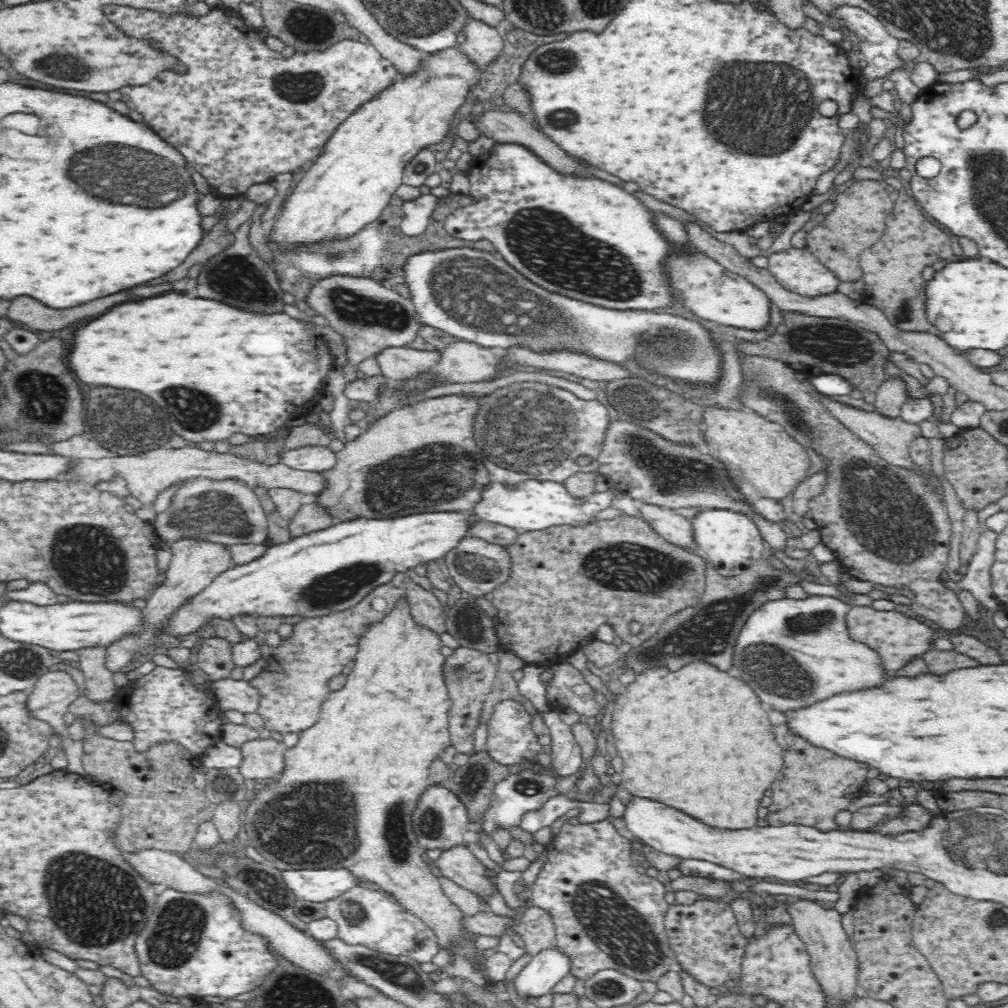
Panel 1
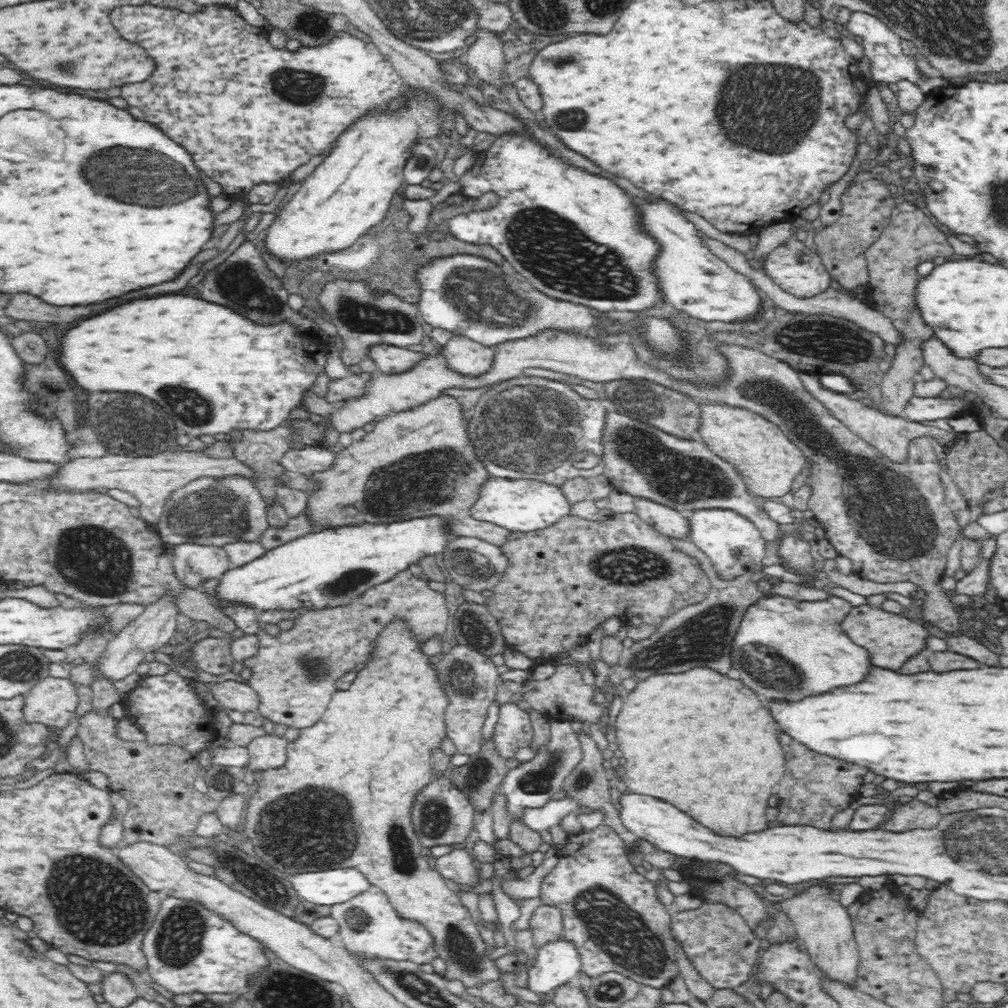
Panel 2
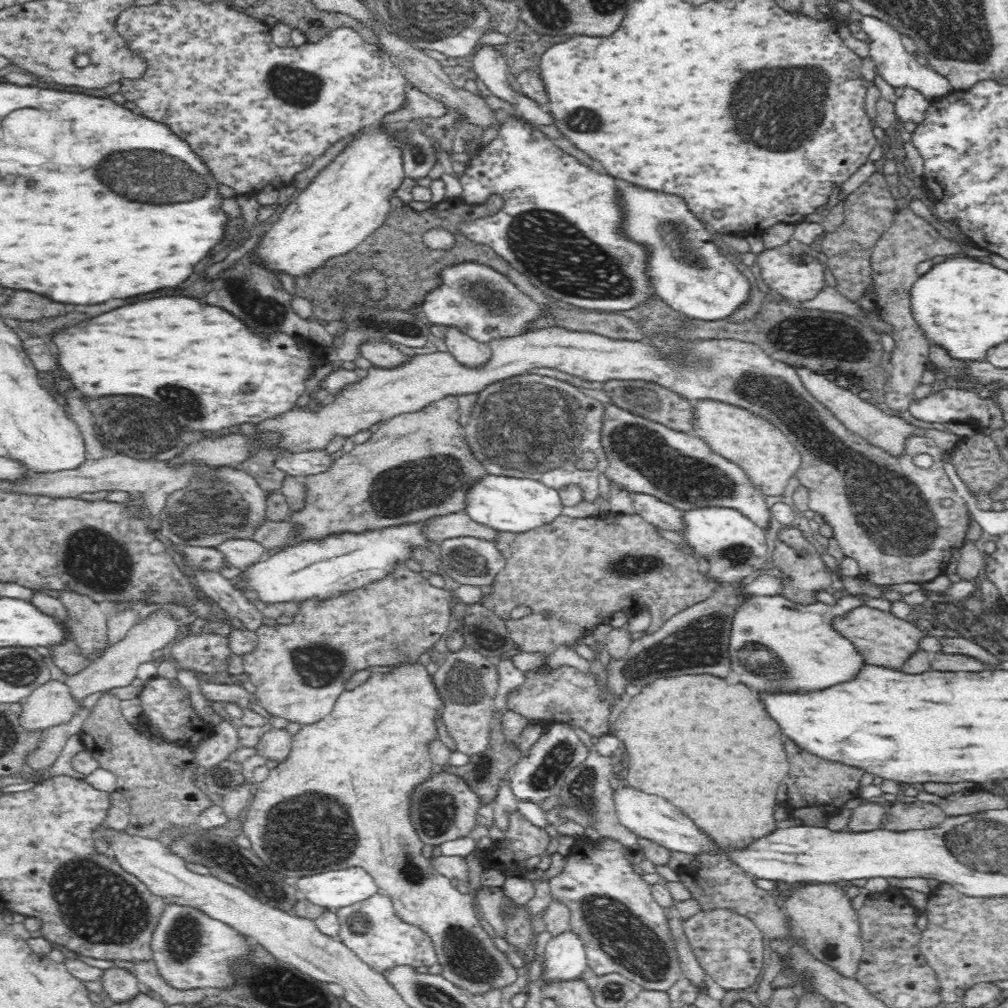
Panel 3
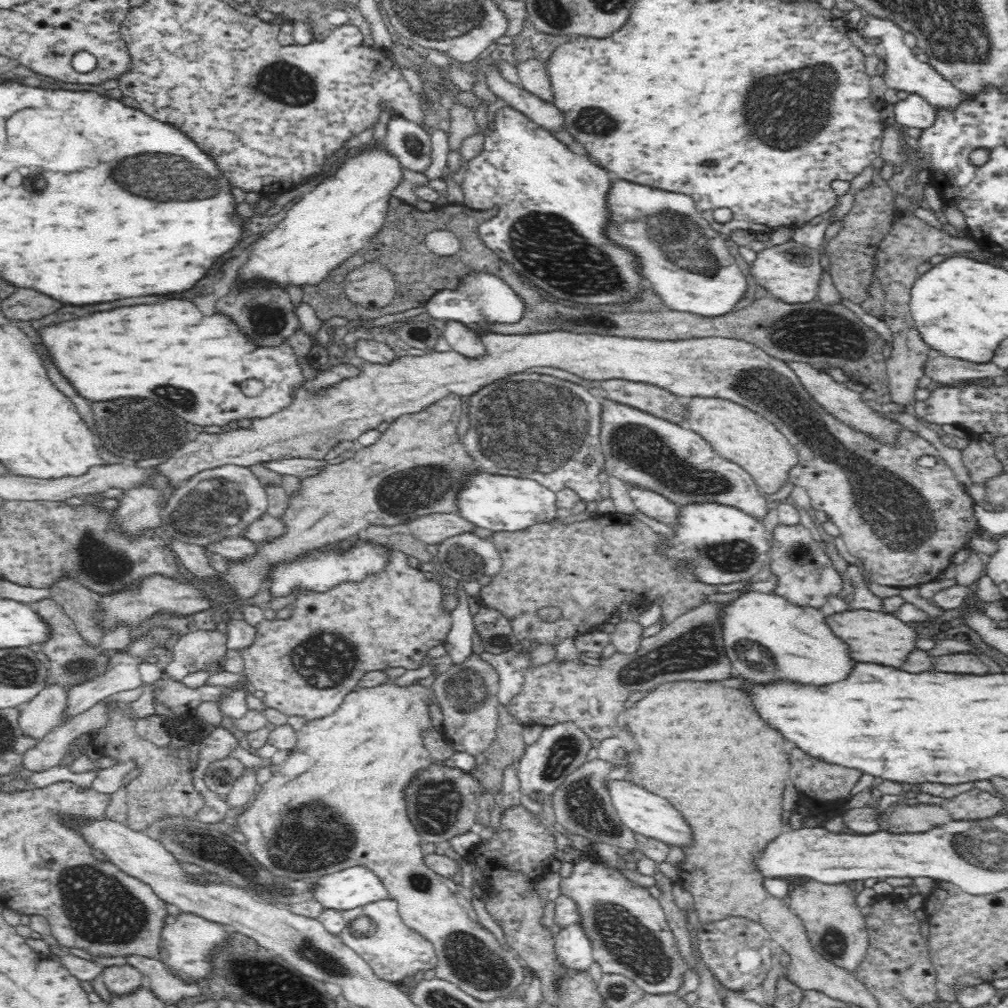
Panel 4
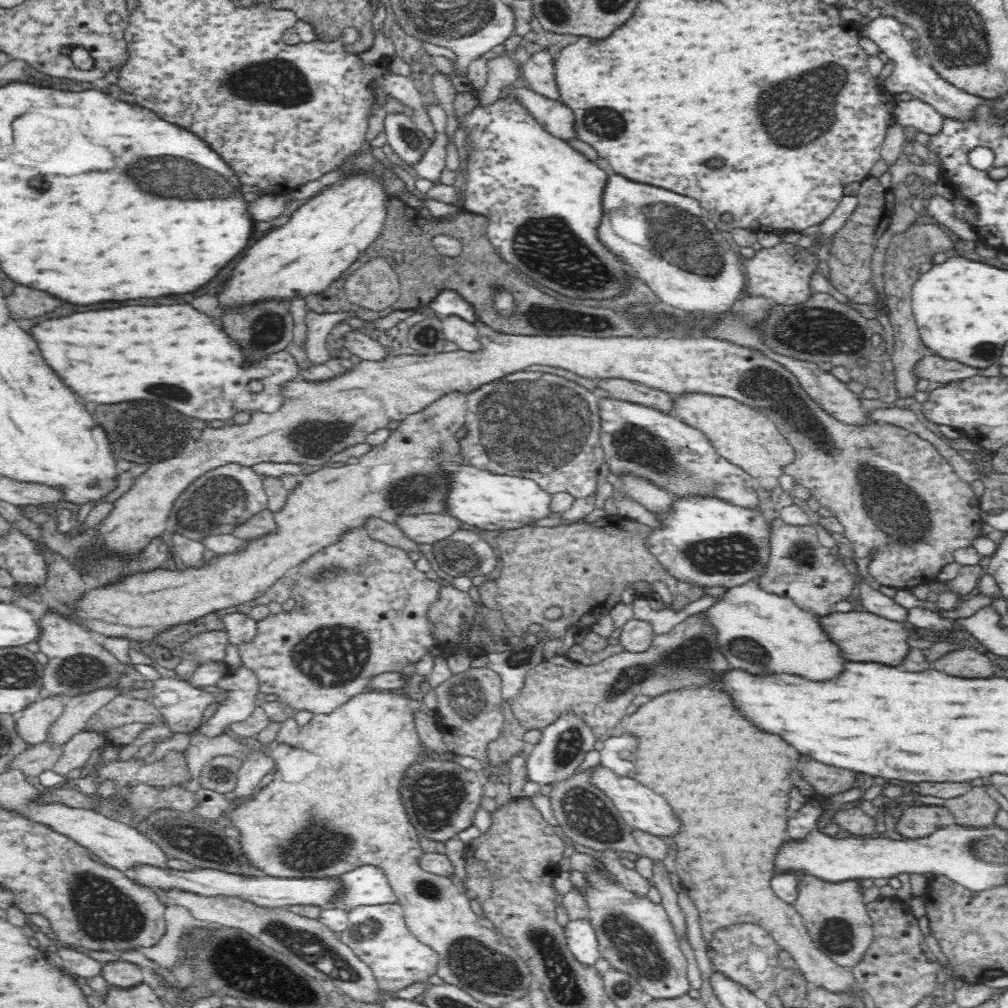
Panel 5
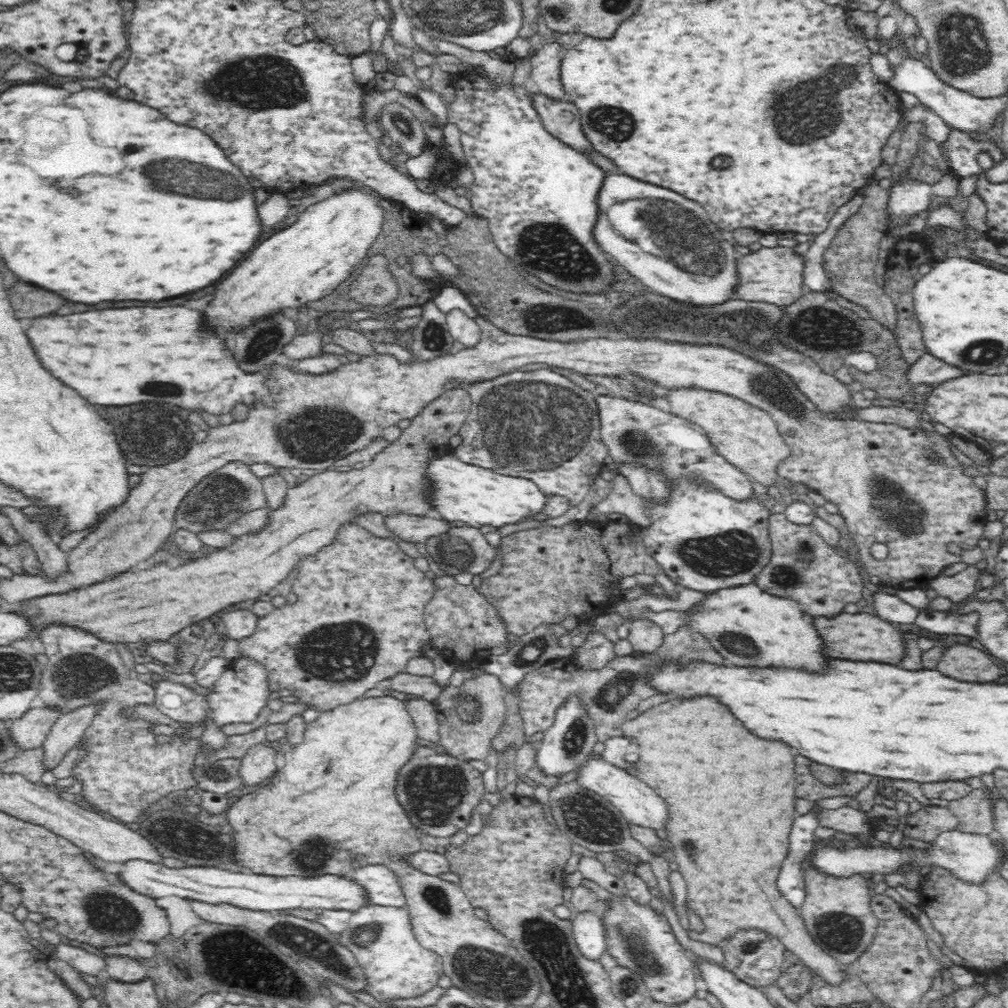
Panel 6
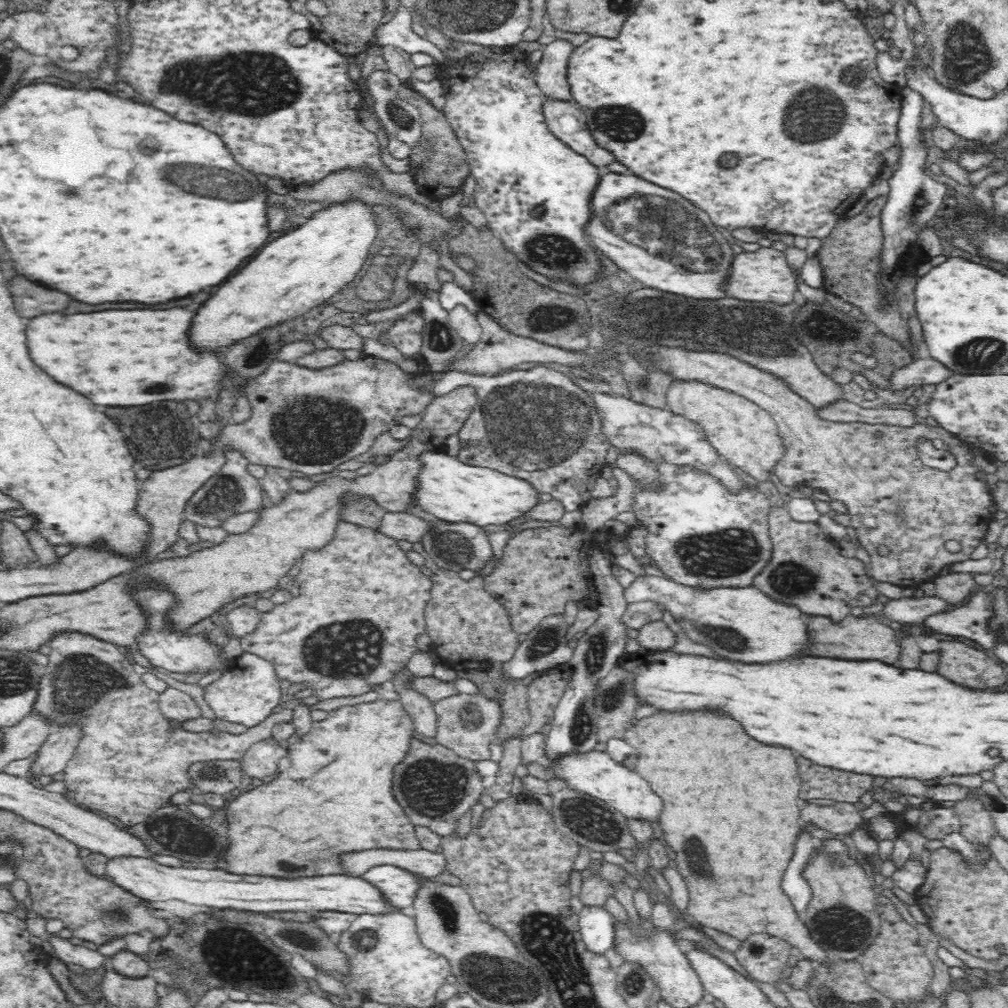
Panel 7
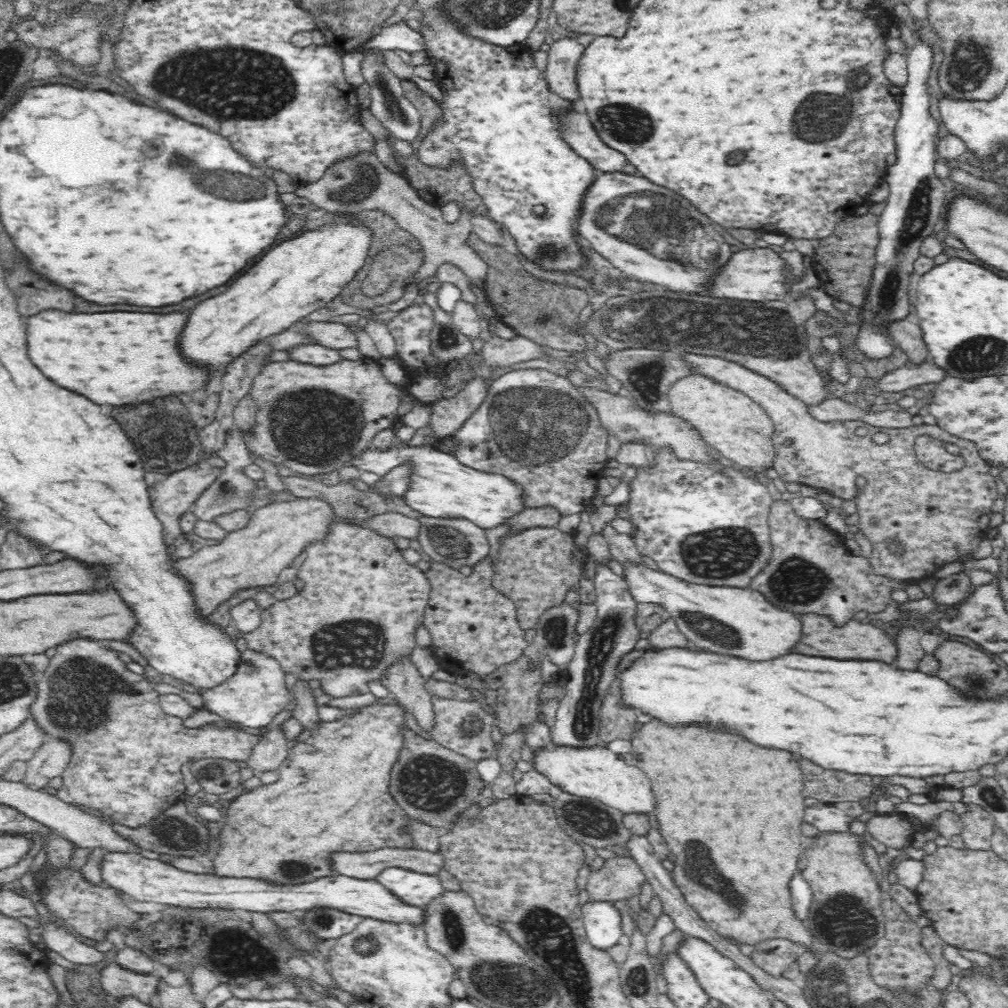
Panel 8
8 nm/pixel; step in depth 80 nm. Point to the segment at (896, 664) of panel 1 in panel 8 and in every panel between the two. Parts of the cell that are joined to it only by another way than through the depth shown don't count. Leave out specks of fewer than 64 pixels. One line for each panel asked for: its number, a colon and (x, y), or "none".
2: (892, 639)
3: (888, 641)
4: (876, 637)
5: (865, 637)
6: (865, 634)
7: (872, 640)
8: (855, 639)

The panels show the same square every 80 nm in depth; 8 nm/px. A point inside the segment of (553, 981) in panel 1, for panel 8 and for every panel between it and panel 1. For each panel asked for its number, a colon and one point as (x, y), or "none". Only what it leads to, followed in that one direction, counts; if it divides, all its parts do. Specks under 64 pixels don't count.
2: (557, 962)
3: (564, 959)
4: (570, 946)
5: (580, 939)
6: (588, 933)
7: (595, 923)
8: (601, 920)

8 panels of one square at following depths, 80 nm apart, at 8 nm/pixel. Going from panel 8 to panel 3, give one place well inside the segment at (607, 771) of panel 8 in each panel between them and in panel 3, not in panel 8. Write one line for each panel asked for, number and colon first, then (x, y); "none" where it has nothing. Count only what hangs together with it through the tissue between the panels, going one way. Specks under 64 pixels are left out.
3: (650, 817)
4: (647, 814)
5: (643, 810)
6: (639, 805)
7: (596, 773)

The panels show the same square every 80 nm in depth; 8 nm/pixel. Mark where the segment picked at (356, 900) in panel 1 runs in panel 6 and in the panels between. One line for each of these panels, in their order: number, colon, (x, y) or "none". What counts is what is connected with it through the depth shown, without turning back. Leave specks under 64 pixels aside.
2: (368, 923)
3: (371, 928)
4: (376, 931)
5: (378, 935)
6: (398, 967)

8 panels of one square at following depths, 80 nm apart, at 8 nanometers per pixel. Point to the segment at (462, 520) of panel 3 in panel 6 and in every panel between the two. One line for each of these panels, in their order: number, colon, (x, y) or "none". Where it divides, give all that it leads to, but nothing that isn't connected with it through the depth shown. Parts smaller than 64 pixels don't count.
4: (433, 529)
5: (429, 528)
6: (415, 529)

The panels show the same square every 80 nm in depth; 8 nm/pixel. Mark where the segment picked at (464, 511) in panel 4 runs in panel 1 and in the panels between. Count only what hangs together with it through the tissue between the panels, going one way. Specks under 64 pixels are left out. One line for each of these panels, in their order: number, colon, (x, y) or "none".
1: (535, 504)
2: (526, 505)
3: (513, 505)

